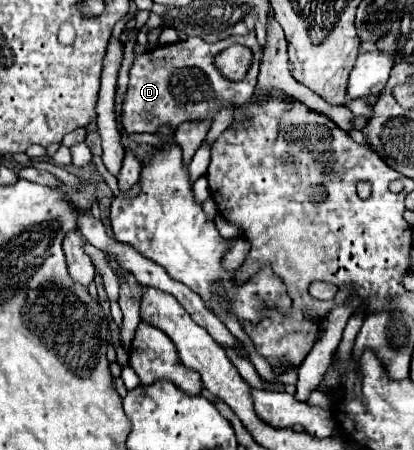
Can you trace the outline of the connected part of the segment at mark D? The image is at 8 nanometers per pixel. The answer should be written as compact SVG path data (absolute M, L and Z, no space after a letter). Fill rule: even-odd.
M253 32L245 36L229 36L227 40L215 44L209 44L197 36L189 36L187 40L179 40L167 46L157 46L137 56L129 70L129 86L123 100L123 112L121 112L125 132L157 134L157 130L163 124L169 124L175 130L177 124L185 124L185 122L205 122L205 120L213 122L221 110L225 108L235 110L245 106L255 92L261 58L263 58L263 50L259 48ZM233 42L251 48L255 54L253 66L249 68L247 76L235 84L225 80L213 66L215 52L221 52Z

